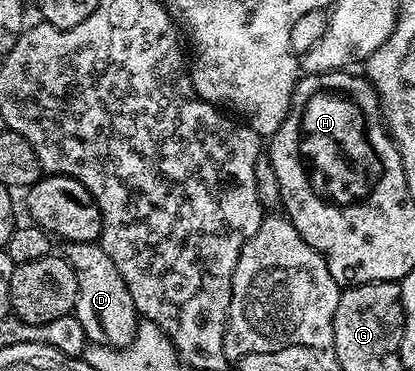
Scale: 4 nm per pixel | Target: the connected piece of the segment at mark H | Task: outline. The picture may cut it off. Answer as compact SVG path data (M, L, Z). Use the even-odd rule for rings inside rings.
M327 85L327 87L319 87L317 91L311 91L307 95L307 99L303 101L303 121L305 121L305 129L297 129L297 149L303 149L303 157L305 157L305 165L307 169L313 169L315 163L319 165L319 169L323 169L331 179L331 191L347 201L359 193L365 191L365 181L367 179L385 179L385 175L381 175L381 169L385 169L385 165L381 165L379 151L373 145L371 139L371 129L369 129L369 113L365 107L365 101L349 99L349 85L345 89L345 93L341 93L345 85Z

